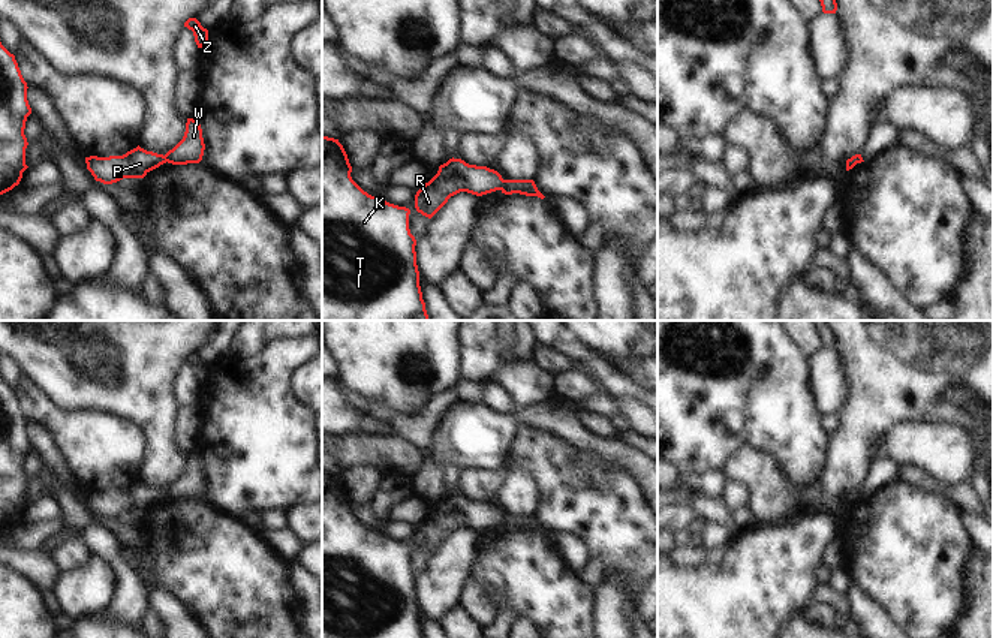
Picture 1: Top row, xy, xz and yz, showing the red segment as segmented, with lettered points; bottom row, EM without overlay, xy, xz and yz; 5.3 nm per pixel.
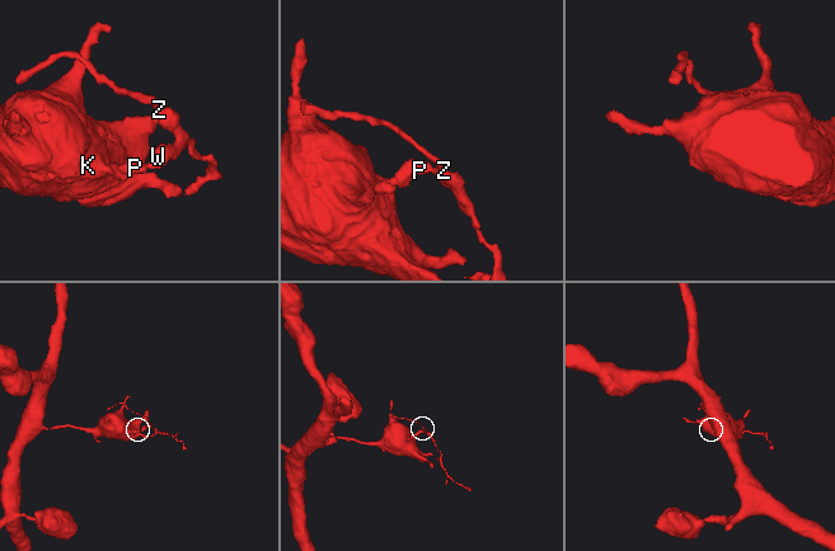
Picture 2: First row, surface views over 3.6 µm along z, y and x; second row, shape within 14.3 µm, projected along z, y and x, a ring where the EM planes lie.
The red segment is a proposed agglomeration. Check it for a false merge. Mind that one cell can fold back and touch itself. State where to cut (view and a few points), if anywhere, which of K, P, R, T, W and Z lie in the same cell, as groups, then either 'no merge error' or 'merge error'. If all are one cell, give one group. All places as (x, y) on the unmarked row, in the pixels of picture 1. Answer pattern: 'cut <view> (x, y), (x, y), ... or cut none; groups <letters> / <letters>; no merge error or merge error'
cut xz (503, 515), (499, 524); groups K P R T / W Z; merge error

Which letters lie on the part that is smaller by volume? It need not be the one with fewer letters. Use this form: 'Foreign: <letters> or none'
Foreign: W, Z

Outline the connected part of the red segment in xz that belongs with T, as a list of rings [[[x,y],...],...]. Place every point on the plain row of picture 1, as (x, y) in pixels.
[[[322,472],[322,638],[424,638],[416,601],[416,575],[409,565],[410,545],[364,527],[350,512],[352,502],[338,475]]]

